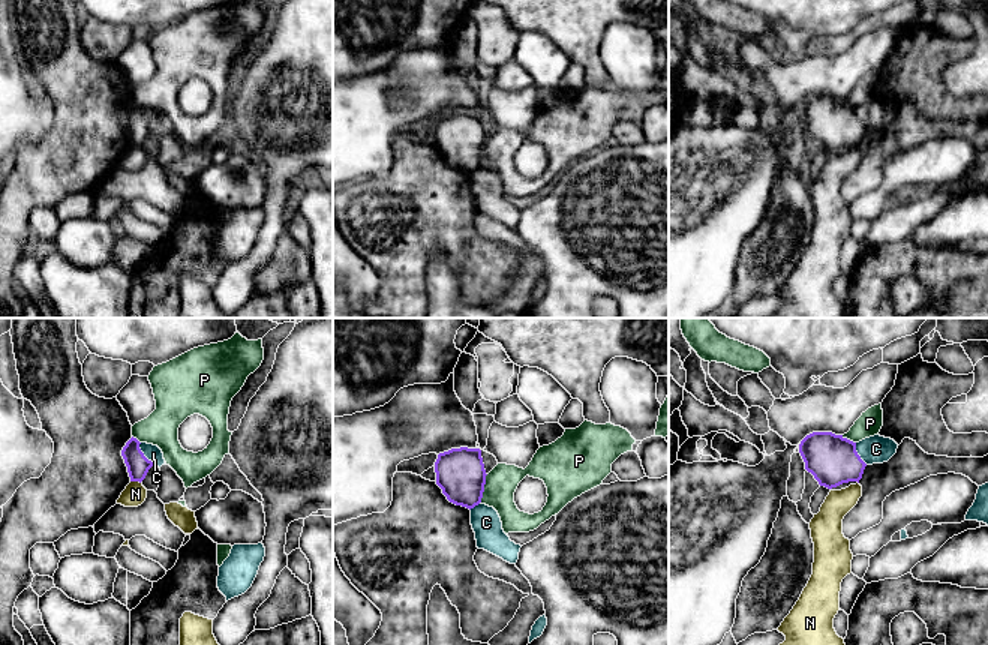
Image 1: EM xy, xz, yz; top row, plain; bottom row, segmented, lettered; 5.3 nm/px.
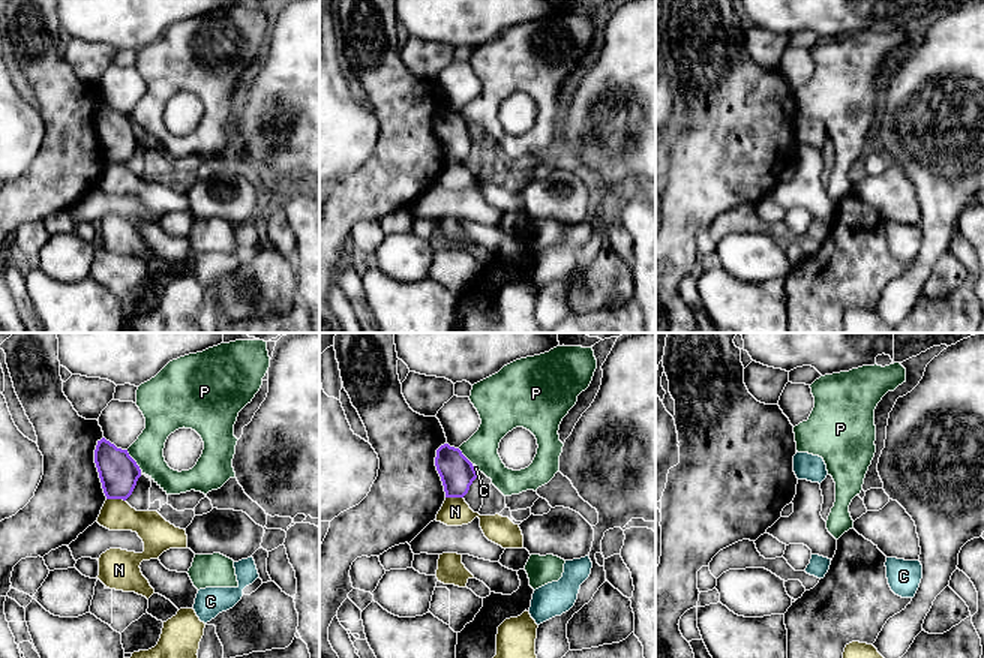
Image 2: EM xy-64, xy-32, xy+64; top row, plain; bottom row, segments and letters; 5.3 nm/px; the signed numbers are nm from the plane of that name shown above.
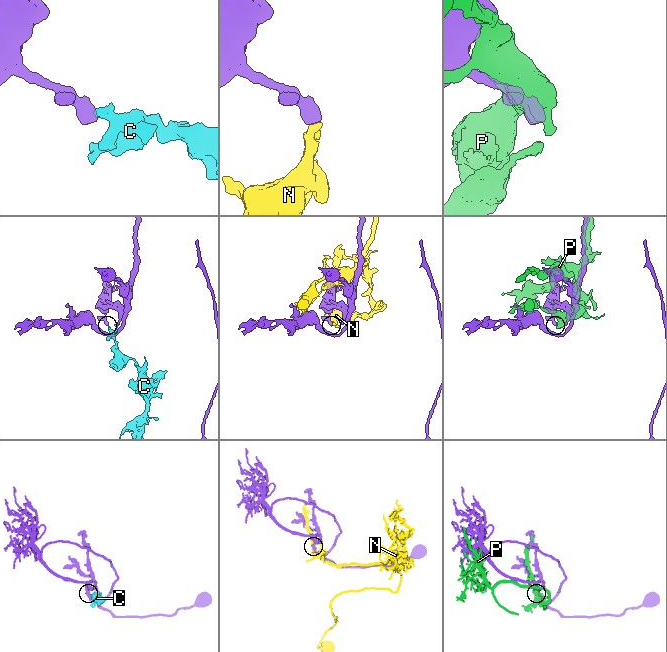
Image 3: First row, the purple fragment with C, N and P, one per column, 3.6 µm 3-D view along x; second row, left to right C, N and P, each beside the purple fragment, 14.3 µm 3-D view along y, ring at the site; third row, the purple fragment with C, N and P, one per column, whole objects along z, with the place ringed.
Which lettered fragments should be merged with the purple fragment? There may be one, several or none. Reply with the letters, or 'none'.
none

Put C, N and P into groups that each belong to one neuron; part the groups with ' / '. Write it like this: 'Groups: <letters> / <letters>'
Groups: C / N / P

